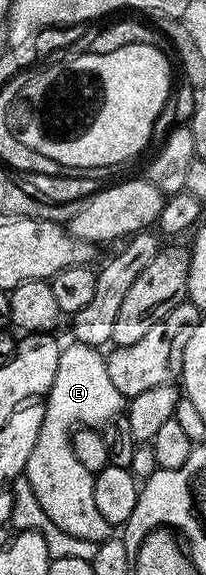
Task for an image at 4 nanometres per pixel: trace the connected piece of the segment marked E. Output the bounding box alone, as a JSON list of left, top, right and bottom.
[25,341,125,545]

